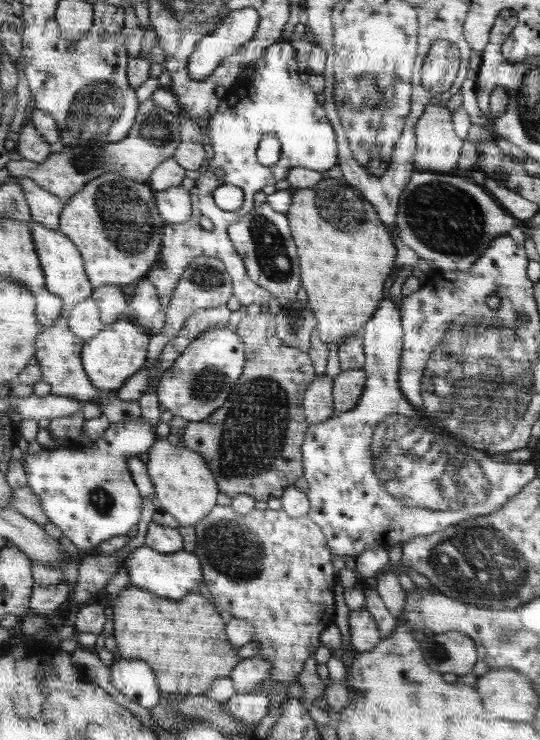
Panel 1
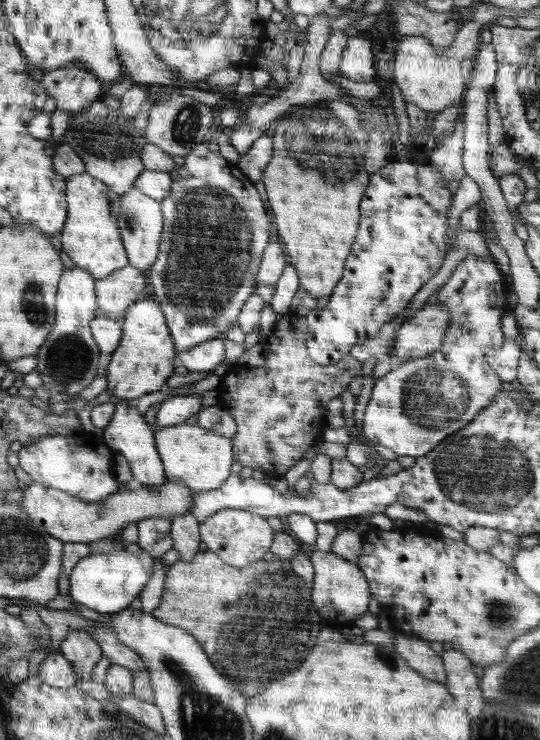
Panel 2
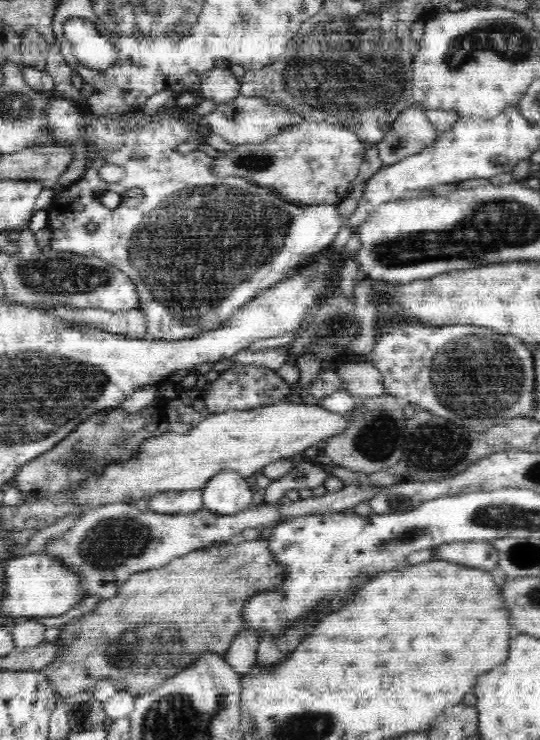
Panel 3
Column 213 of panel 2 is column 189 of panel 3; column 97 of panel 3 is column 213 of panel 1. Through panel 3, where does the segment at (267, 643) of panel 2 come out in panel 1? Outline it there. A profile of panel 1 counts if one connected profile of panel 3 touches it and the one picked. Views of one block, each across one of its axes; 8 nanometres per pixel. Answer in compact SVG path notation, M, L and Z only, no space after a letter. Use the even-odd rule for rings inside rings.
M129 585L115 600L115 634L121 658L148 660L156 670L163 695L202 695L216 678L226 678L240 664L238 648L224 634L224 620L200 592L182 600L162 598L151 590ZM160 612L160 626L150 628L150 616Z

